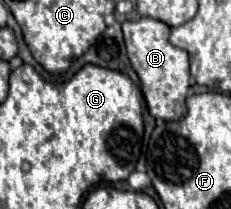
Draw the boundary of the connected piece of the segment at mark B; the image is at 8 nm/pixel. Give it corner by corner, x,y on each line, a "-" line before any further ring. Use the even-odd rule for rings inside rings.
140,17
136,21
124,21
122,31
124,31
128,59
140,77
141,90
150,115
164,121
182,119
187,111
188,90
193,84
190,69
188,69
188,53
180,47
174,47
168,41
170,27
158,19

